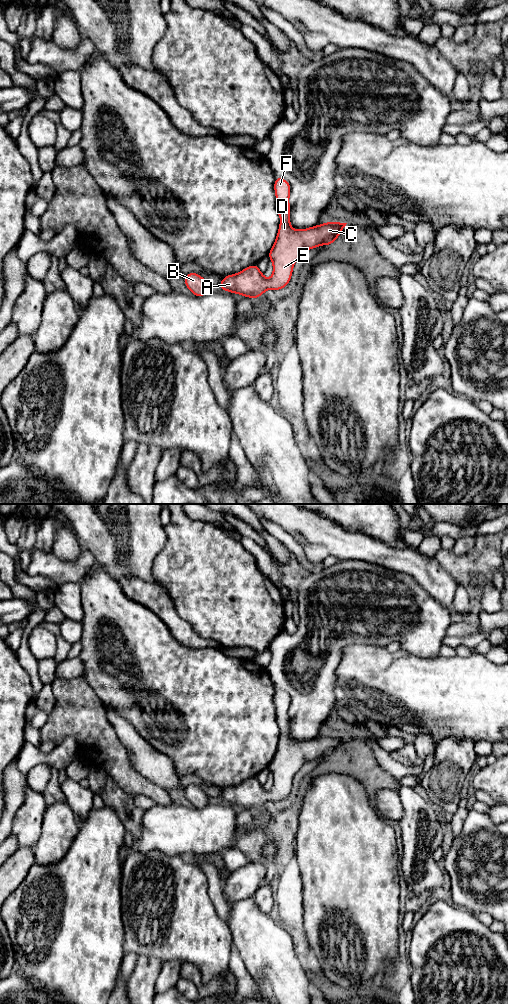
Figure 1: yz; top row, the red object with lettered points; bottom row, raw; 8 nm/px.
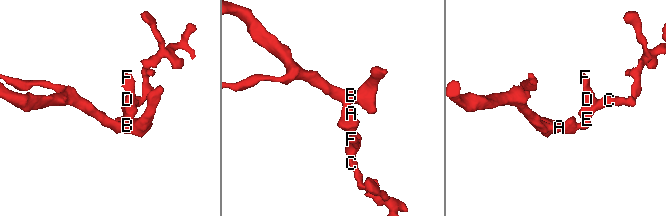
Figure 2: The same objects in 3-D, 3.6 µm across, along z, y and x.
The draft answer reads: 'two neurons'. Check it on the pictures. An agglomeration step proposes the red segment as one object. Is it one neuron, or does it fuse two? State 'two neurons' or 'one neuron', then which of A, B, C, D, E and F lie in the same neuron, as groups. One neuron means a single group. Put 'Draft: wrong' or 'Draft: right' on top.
Draft: wrong
one neuron | A B C D E F

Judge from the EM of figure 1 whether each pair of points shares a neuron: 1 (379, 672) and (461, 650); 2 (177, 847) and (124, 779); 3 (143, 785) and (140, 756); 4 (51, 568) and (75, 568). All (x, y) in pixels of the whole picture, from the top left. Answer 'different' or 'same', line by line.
1: different
2: different
3: different
4: same

